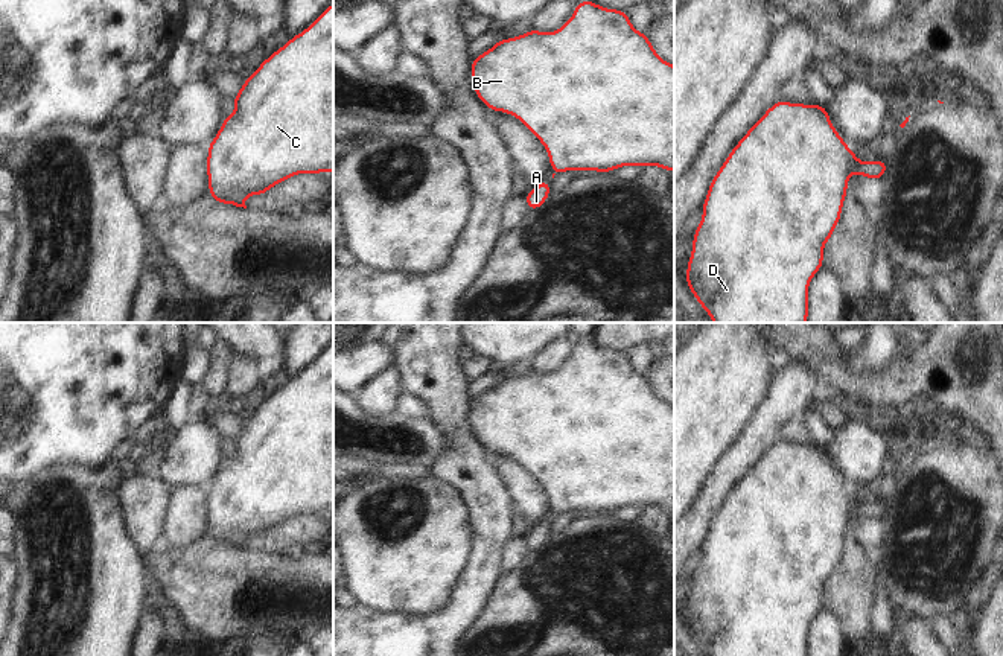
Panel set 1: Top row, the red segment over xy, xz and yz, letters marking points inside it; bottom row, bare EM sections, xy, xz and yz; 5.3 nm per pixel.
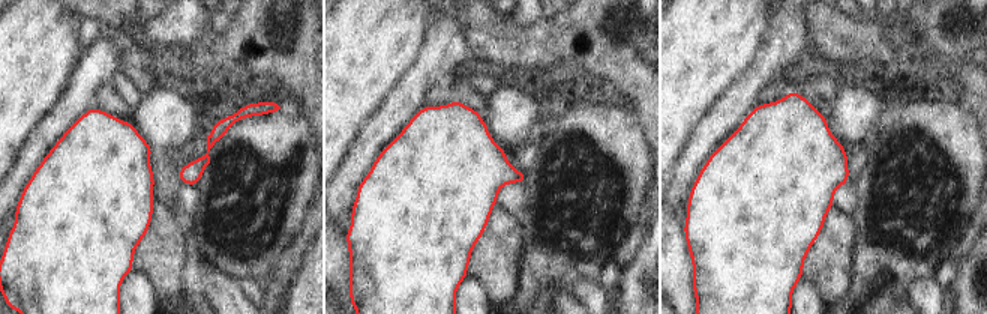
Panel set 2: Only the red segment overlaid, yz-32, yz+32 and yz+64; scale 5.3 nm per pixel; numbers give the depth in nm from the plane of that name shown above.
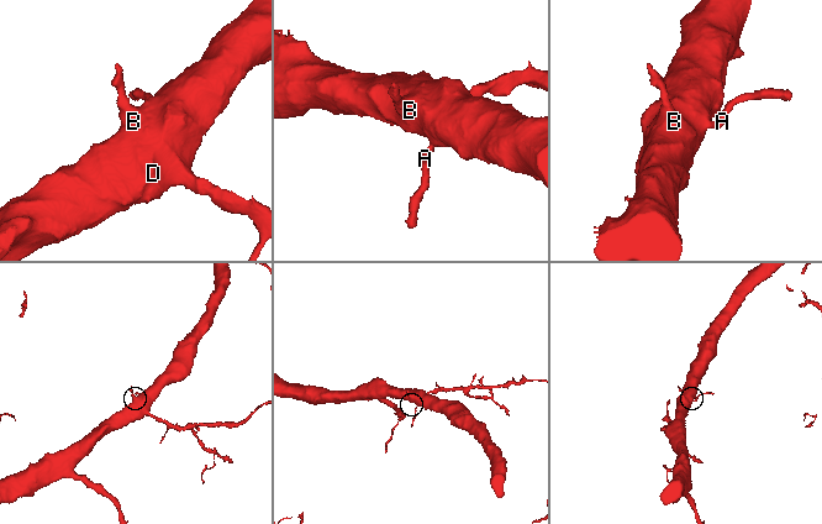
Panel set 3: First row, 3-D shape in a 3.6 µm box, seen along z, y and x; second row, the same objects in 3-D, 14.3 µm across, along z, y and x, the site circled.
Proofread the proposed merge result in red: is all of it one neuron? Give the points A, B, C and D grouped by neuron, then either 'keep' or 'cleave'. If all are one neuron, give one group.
A B C D; keep

